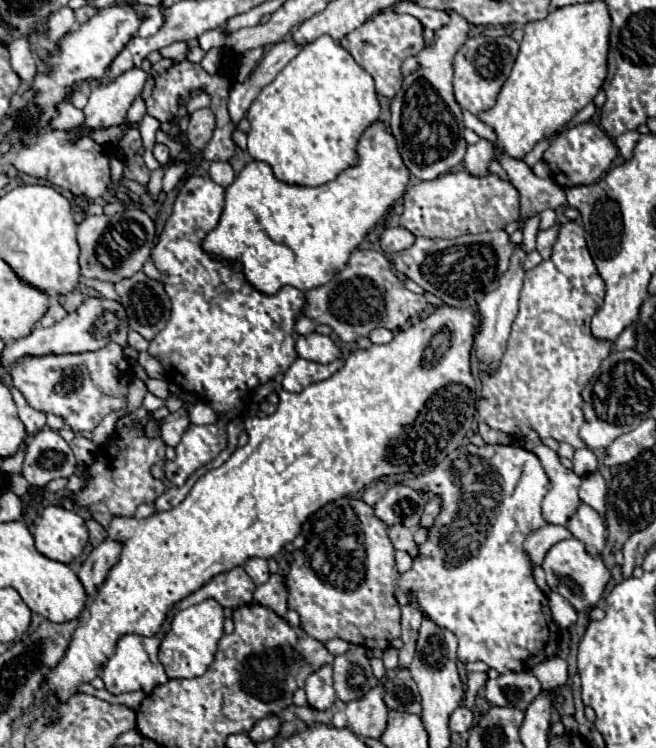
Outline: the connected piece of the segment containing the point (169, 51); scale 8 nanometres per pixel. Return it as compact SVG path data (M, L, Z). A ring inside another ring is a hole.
M173 42L173 44L165 46L165 48L161 48L161 50L159 50L159 54L161 54L163 58L173 60L173 64L179 64L179 62L187 60L189 46L187 46L187 42Z

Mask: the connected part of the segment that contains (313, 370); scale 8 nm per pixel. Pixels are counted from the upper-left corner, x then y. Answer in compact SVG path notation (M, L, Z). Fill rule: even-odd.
M297 358L291 364L291 368L285 372L283 388L287 392L299 392L299 390L307 388L311 382L319 382L323 378L329 378L341 366L343 366L341 358L333 360L331 364L317 364L317 362L309 362L305 358Z

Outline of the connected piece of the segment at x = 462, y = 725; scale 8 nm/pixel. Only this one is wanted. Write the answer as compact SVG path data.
M459 706L449 718L449 728L451 728L451 732L467 732L469 726L473 724L473 720L475 720L475 714L469 708Z

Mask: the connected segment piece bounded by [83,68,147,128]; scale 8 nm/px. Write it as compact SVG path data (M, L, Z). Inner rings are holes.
M131 68L111 80L111 84L97 84L83 108L87 128L107 128L123 122L129 106L141 94L145 80L147 74L141 68Z

